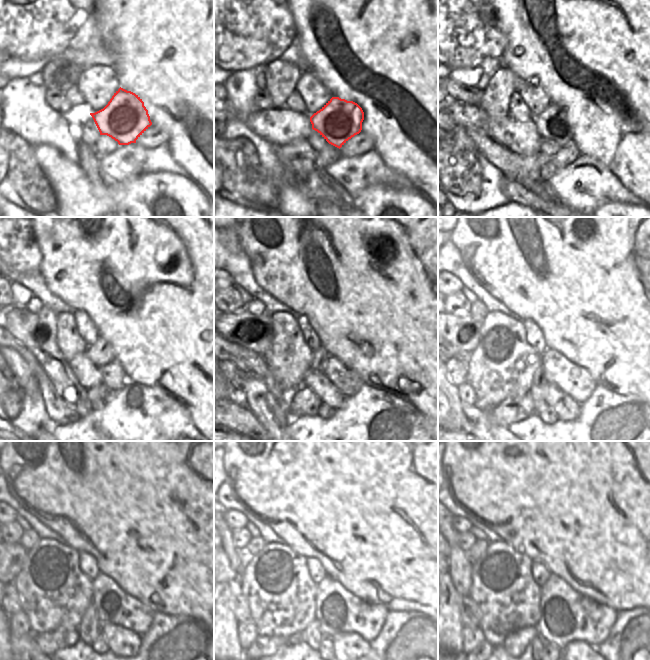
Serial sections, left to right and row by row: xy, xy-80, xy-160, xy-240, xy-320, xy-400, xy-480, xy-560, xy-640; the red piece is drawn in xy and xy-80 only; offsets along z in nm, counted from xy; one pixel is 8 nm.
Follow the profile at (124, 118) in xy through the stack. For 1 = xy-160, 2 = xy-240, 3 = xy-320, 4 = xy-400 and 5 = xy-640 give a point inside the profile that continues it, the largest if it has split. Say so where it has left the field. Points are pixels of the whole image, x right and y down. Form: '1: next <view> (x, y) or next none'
1: next xy-160 (553, 124)
2: next xy-240 (101, 353)
3: next xy-320 (320, 357)
4: next xy-400 (540, 385)
5: next xy-640 (537, 643)

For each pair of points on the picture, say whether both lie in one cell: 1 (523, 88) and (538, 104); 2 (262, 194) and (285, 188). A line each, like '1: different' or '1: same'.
1: same
2: different

